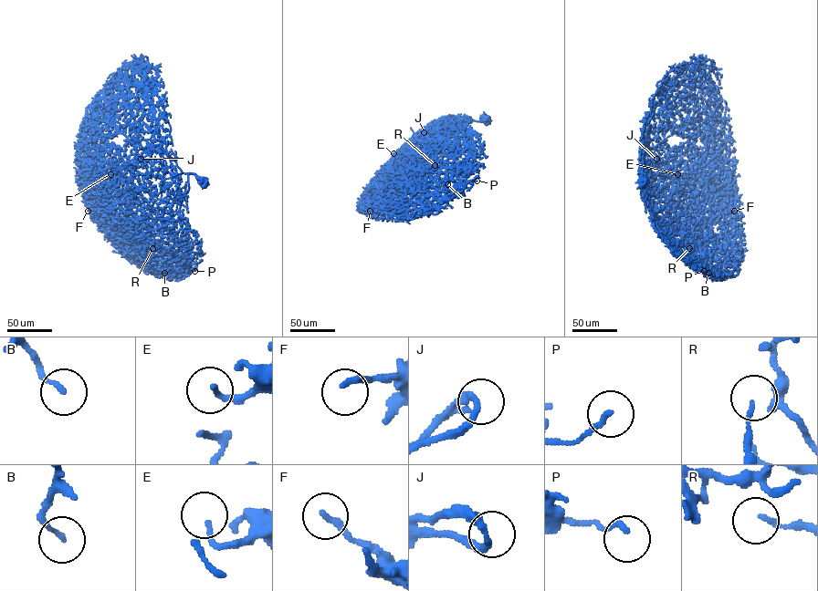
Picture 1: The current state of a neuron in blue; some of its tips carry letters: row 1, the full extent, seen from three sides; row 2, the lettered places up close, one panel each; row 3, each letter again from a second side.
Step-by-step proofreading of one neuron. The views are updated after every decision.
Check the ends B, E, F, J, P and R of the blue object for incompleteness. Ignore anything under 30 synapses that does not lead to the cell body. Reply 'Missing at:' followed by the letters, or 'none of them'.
Missing at: B

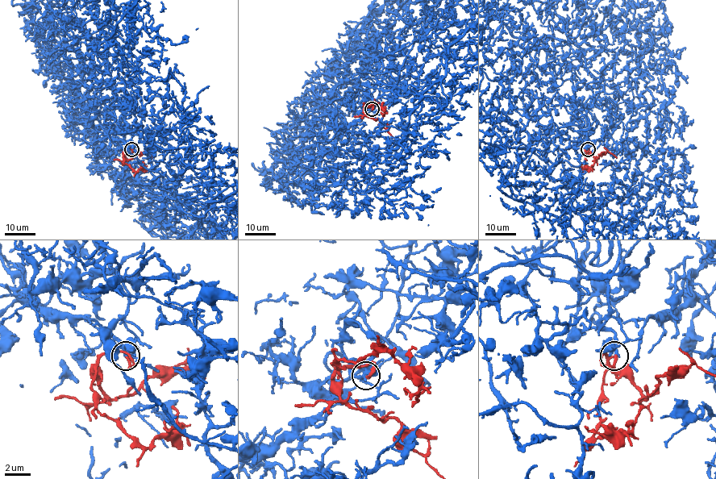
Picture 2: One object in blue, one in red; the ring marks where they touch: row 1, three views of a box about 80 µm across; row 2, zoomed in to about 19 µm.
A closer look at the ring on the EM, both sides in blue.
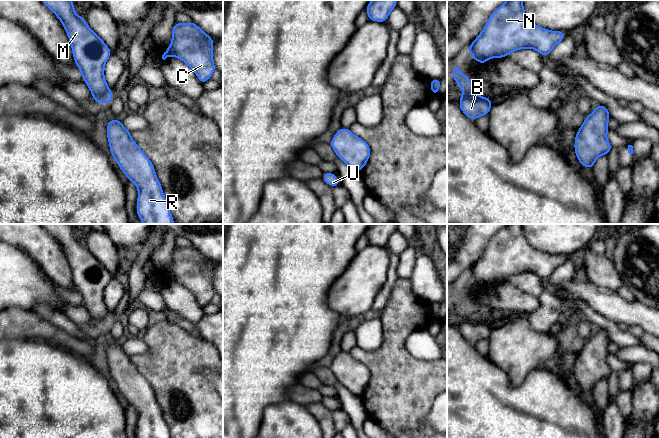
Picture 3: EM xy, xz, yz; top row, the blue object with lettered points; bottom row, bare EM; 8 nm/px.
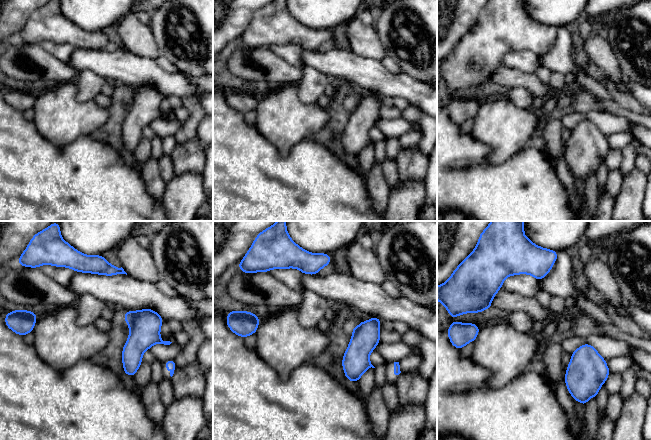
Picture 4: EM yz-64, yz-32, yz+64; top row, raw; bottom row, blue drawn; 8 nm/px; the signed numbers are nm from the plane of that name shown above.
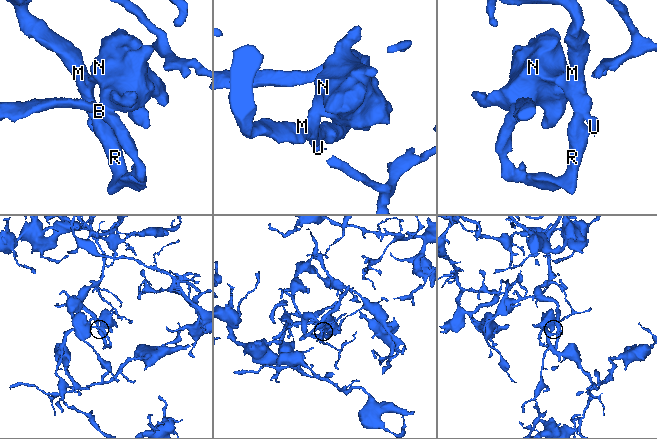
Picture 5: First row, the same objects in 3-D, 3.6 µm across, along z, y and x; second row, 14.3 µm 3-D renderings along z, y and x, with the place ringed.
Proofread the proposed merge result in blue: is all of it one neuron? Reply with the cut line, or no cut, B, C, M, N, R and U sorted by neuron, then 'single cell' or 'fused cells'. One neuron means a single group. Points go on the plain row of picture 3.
no cut | B C M N R U | single cell

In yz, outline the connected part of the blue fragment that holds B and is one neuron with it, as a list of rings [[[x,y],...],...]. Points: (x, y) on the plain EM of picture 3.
[[[458,288],[453,290],[453,305],[458,307],[464,315],[460,321],[459,330],[469,343],[476,344],[480,340],[489,338],[493,324],[471,317],[473,314],[483,311],[476,309],[465,298],[461,297]]]

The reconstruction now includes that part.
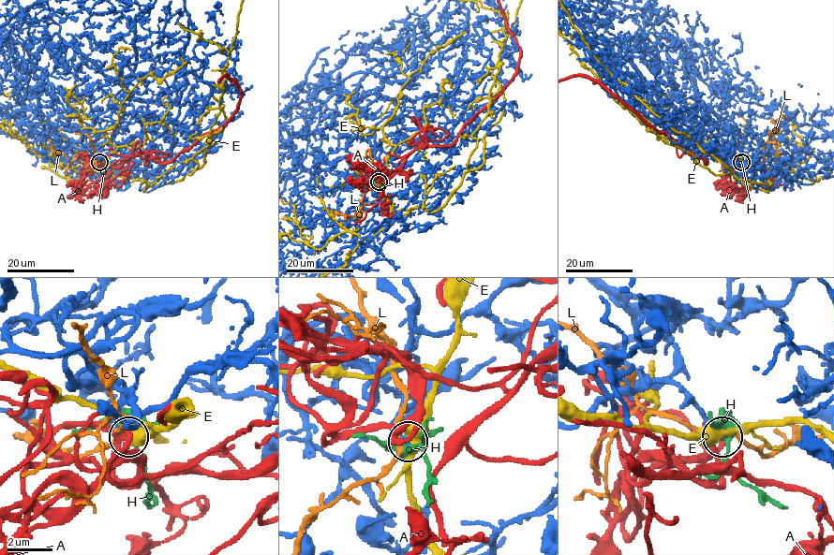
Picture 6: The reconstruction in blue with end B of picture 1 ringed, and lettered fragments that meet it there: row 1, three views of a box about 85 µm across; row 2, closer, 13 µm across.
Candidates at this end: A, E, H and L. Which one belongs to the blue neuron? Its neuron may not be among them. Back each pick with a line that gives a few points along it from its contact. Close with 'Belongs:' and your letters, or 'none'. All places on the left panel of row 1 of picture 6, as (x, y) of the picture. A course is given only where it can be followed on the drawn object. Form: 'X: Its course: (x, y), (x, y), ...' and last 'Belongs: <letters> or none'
Belongs: none

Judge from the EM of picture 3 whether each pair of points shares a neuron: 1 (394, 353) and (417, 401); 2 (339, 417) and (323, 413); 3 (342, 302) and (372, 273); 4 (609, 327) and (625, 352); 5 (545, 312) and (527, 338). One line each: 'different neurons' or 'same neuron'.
1: same neuron
2: different neurons
3: same neuron
4: different neurons
5: different neurons

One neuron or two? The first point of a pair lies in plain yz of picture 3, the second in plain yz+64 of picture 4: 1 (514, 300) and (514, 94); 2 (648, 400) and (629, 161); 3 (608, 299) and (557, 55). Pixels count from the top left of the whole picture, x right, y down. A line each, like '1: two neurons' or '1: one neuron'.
1: two neurons
2: two neurons
3: two neurons

